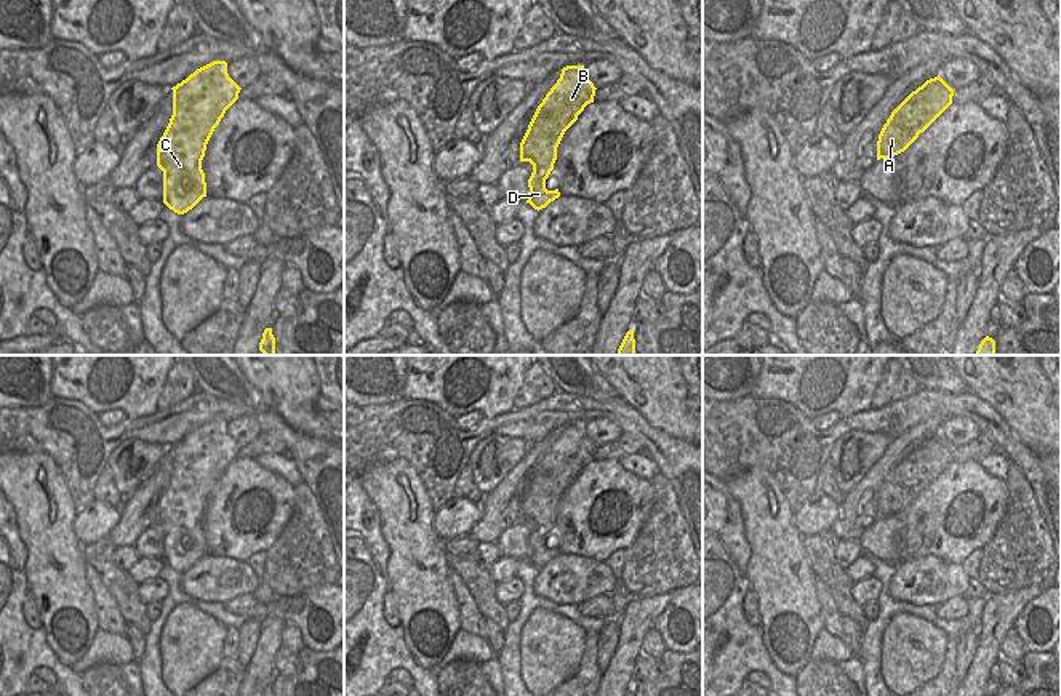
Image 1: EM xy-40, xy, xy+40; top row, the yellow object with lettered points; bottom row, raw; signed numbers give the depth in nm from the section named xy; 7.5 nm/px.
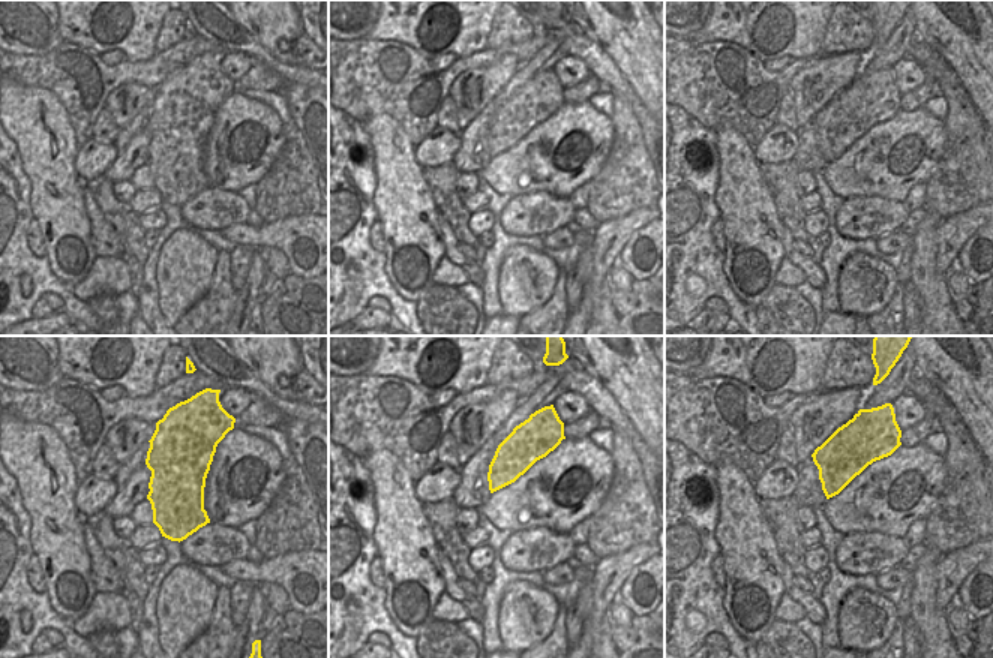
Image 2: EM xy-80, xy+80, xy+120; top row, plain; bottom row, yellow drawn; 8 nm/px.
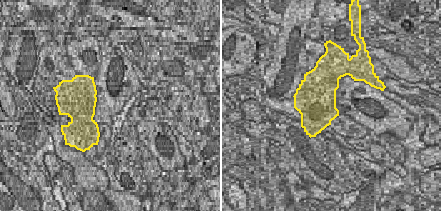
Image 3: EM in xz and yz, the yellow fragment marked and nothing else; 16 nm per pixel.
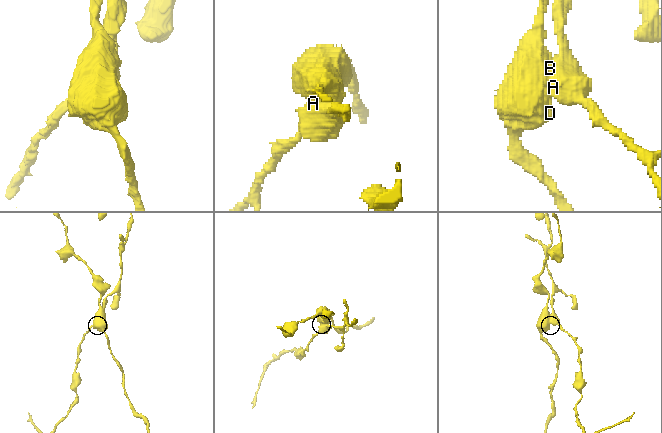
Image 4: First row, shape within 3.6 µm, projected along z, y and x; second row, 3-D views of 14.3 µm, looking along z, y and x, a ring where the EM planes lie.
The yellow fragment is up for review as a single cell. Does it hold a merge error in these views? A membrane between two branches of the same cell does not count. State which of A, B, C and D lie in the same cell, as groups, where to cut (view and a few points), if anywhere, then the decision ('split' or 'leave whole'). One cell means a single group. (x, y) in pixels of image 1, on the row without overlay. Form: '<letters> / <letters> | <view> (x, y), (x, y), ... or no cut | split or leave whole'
A / B C D | xy (576, 474), (573, 479) | split

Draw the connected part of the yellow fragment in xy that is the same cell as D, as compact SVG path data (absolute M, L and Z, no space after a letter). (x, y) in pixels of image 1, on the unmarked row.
M567 424L560 437L538 464L520 501L520 520L530 520L528 558L535 568L546 566L560 555L559 547L547 549L546 538L554 528L557 506L565 490L583 467L594 461L594 442L584 434L584 424Z

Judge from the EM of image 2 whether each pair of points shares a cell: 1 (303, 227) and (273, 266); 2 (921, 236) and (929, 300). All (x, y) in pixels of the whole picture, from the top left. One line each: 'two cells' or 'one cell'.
1: two cells
2: one cell

